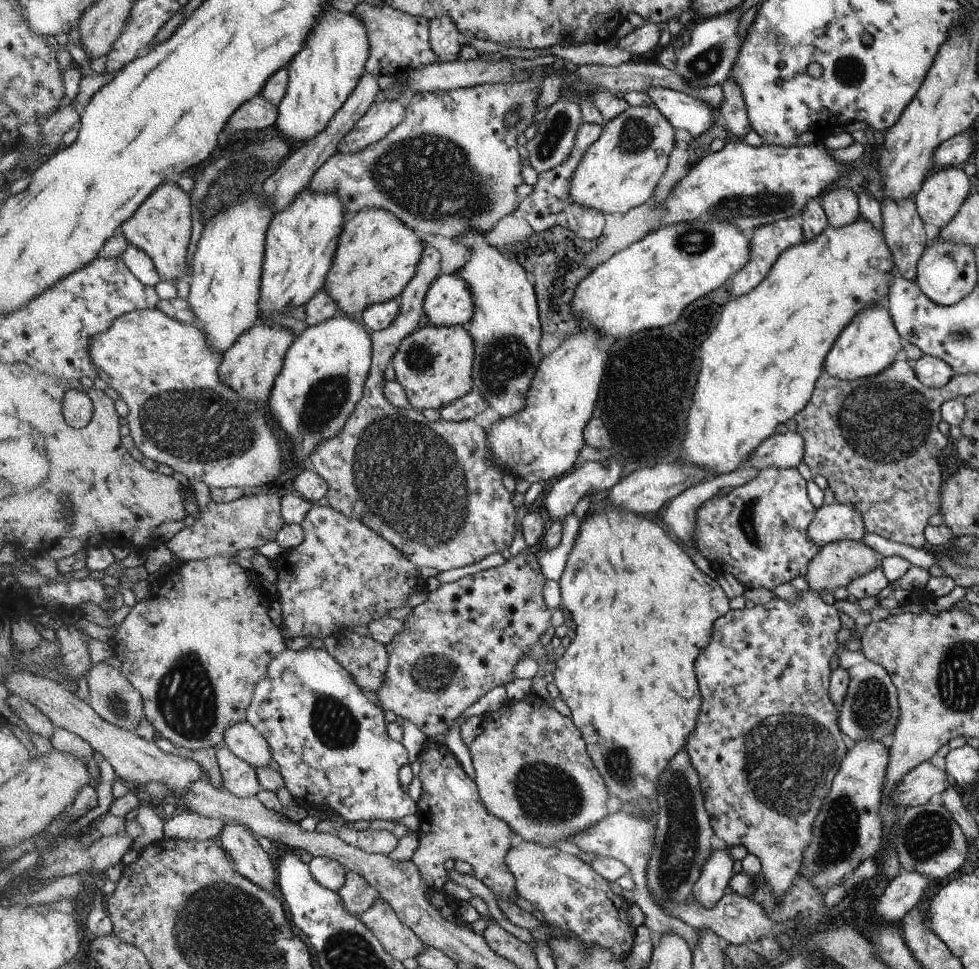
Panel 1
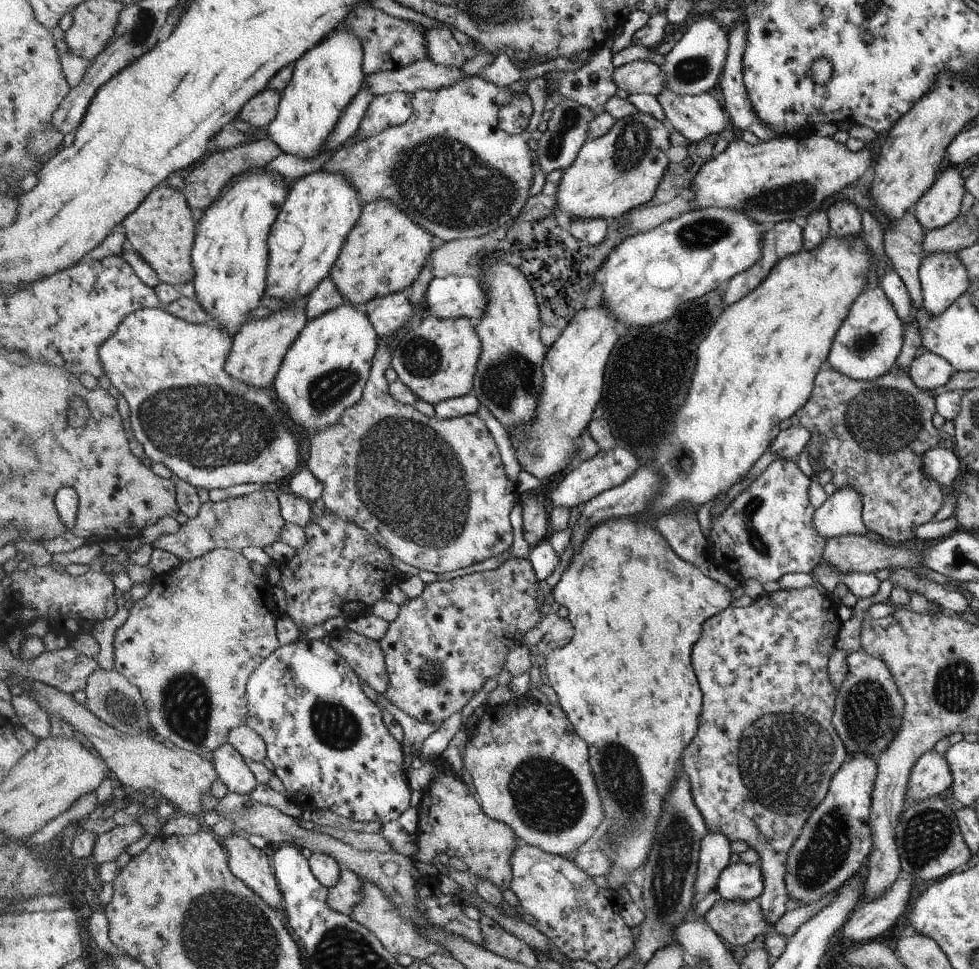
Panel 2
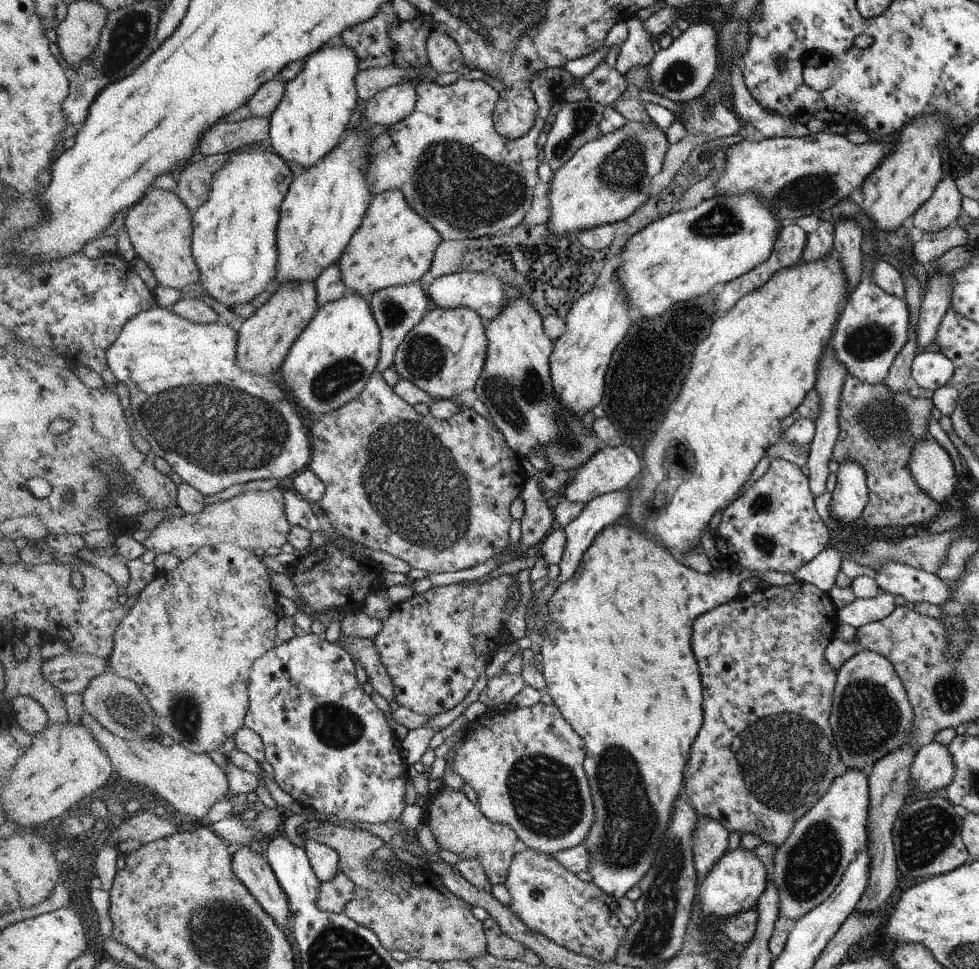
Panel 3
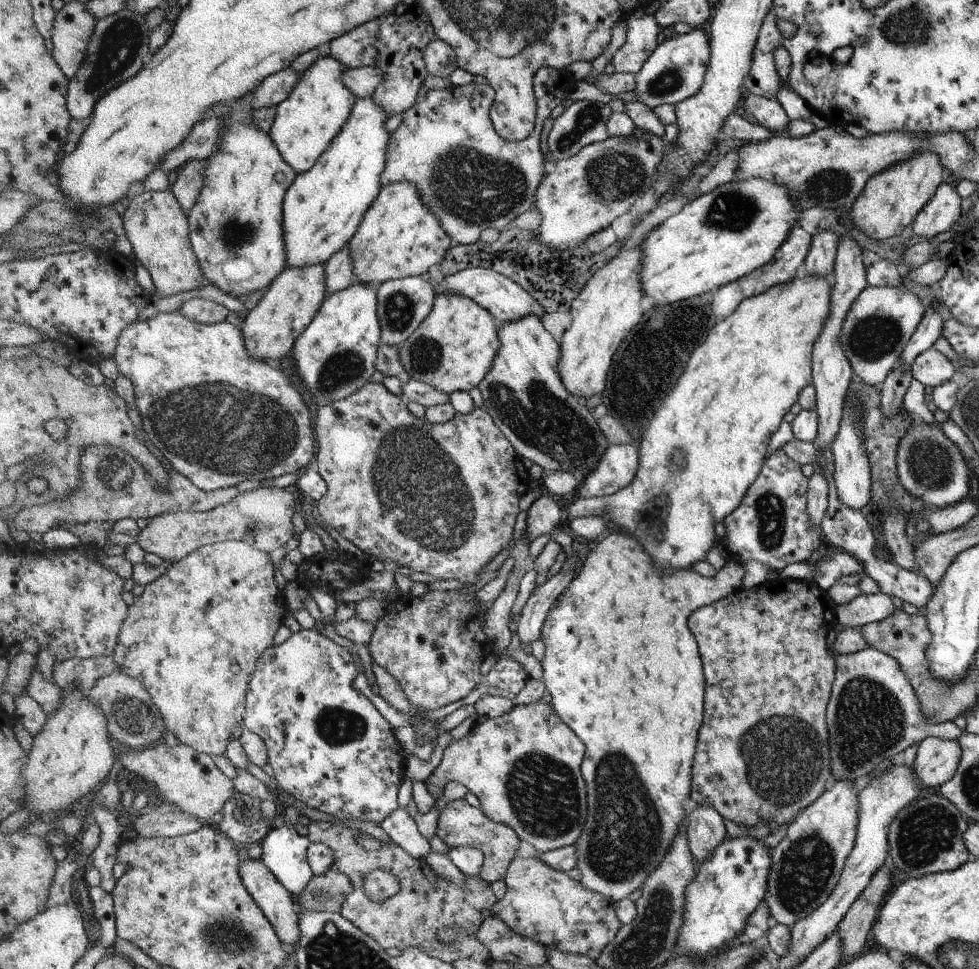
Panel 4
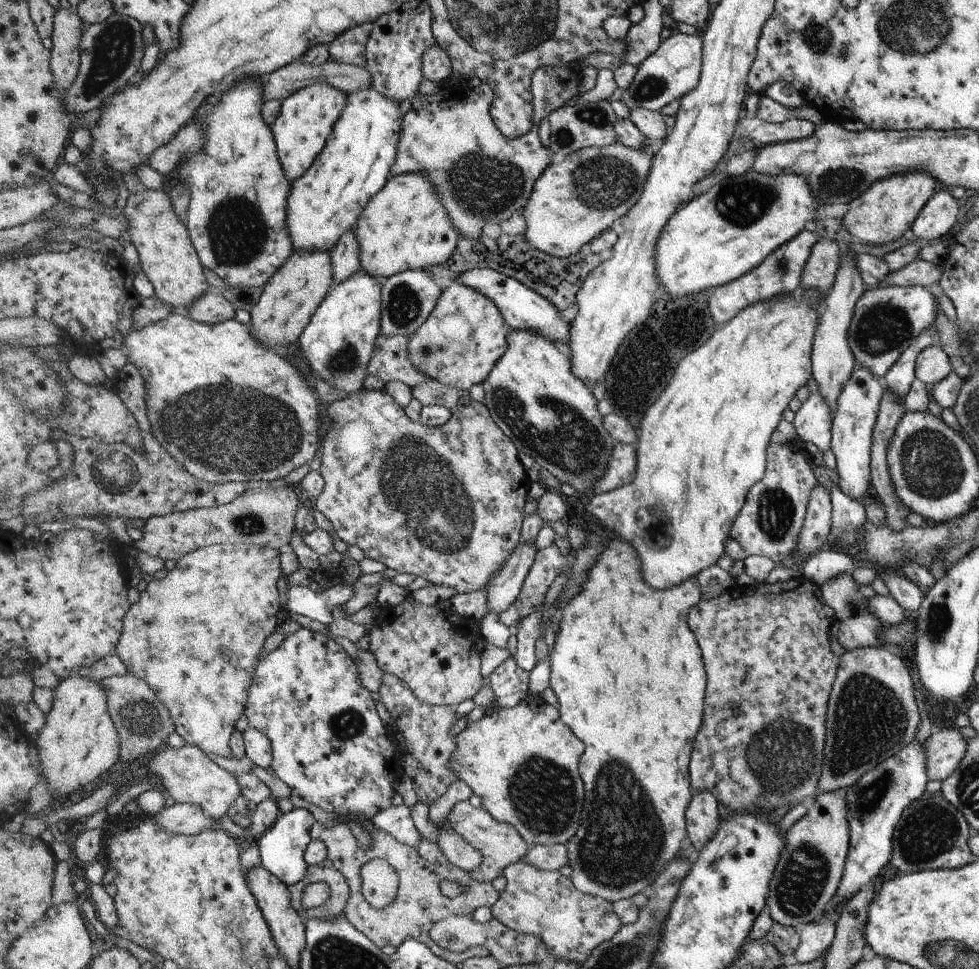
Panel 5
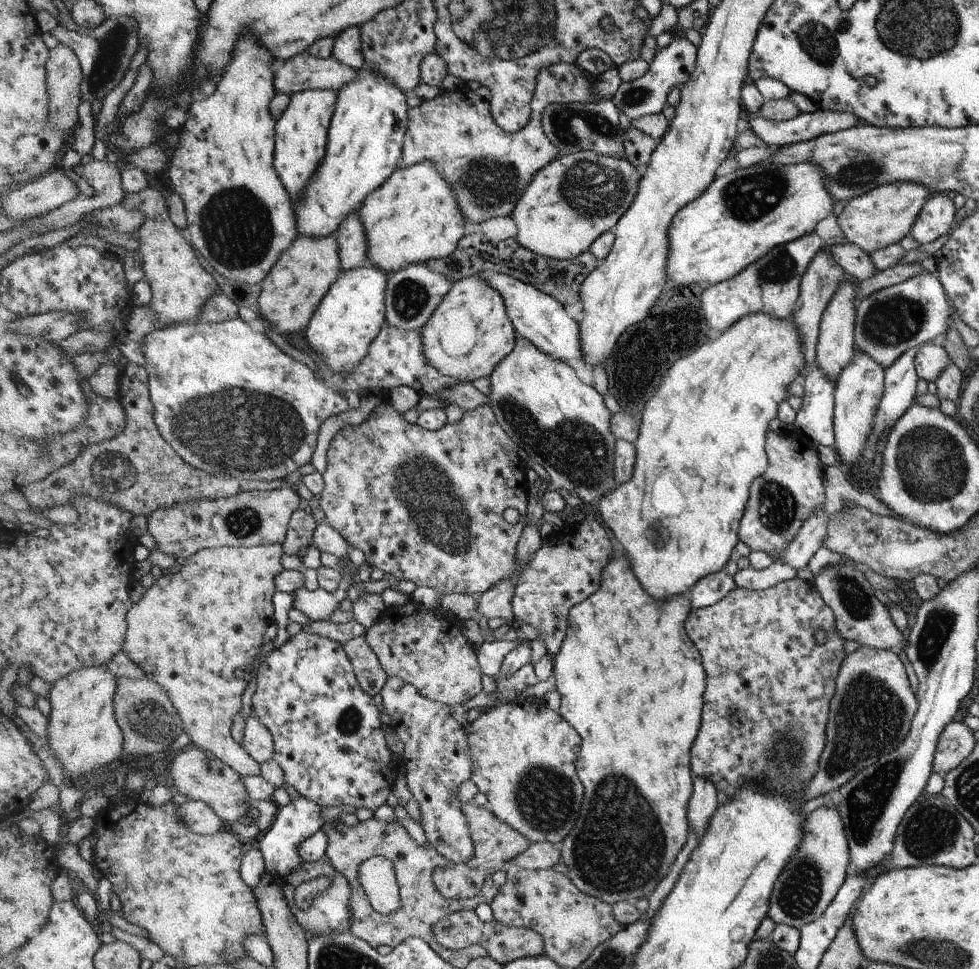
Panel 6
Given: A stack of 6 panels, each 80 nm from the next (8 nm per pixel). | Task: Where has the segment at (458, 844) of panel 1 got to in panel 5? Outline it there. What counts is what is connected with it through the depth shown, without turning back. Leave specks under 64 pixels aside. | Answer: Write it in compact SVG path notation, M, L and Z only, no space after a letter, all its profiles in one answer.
M462 801L455 804L446 820L449 820L453 829L457 831L459 835L462 835L462 838L466 842L469 842L474 848L481 851L484 860L481 862L481 866L478 866L478 870L472 872L472 876L474 876L476 880L480 880L480 882L491 883L494 878L502 876L509 865L518 862L518 860L524 858L526 854L528 843L521 837L516 827L513 827L510 823L498 822L486 809L482 807L476 808L470 804L469 801Z

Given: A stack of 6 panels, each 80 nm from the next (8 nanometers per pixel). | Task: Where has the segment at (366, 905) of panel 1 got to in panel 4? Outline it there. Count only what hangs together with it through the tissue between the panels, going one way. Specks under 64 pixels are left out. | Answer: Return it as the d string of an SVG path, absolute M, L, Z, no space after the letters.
M330 869L323 875L313 875L300 896L293 896L296 907L310 911L338 913L345 898L353 891L350 879L340 871Z

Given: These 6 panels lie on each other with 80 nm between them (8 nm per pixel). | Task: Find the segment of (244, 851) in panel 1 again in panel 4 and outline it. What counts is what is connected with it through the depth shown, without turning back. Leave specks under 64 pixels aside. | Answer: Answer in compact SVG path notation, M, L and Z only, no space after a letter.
M247 857L241 862L241 879L245 883L245 887L254 899L257 899L257 905L262 907L267 918L277 931L279 938L286 941L287 945L294 948L299 937L300 918L296 904L293 899L293 894L286 890L286 887L275 876L273 871L266 866L263 858Z

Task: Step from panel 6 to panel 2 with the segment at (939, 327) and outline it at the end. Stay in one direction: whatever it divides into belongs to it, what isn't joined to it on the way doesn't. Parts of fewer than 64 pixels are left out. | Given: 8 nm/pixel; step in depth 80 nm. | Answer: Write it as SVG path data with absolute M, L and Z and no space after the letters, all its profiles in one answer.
M868 270L869 282L837 331L825 363L835 372L855 380L870 382L890 373L905 346L905 323L898 318L898 310L890 303L884 288L879 286L879 273L880 270Z

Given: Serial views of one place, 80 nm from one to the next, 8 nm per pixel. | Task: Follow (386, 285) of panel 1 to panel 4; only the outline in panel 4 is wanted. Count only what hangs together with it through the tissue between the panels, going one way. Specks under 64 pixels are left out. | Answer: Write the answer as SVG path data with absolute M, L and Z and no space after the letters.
M404 181L381 187L357 234L348 242L356 283L374 286L397 278L426 276L431 266L442 264L452 245L437 216L422 204L417 188Z

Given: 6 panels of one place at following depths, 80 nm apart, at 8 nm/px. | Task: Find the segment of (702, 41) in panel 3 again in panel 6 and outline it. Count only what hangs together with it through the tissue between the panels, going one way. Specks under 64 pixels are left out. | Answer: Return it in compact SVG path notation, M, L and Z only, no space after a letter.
M675 38L668 45L657 49L656 55L649 60L647 71L632 82L622 83L617 88L611 101L617 110L622 110L630 120L644 115L660 113L666 107L668 95L676 87L680 87L691 78L697 63L697 48L684 38Z

